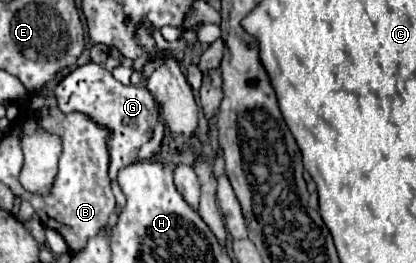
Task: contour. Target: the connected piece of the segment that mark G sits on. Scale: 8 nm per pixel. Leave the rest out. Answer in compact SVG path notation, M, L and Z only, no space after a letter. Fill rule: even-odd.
M88 62L72 70L56 86L56 98L58 98L58 106L62 112L74 112L74 110L84 112L92 116L92 120L96 120L98 124L104 124L106 128L112 130L110 140L108 140L110 180L116 180L118 170L136 160L140 146L152 138L152 128L160 116L160 104L154 100L146 84L124 86L112 76L112 72L108 72L104 66L94 64L94 62Z

